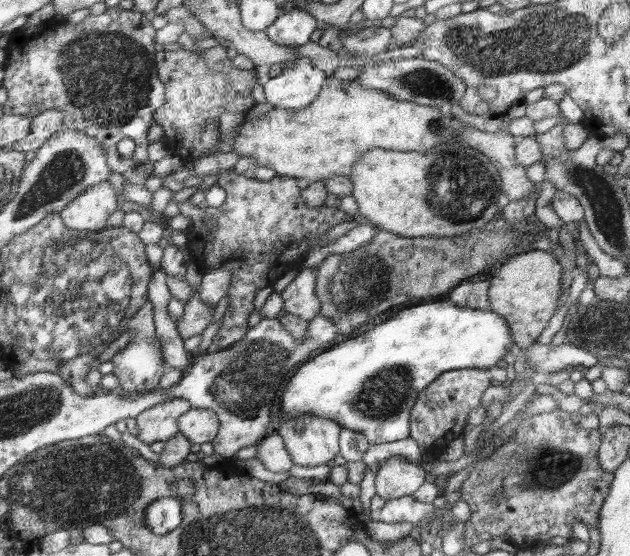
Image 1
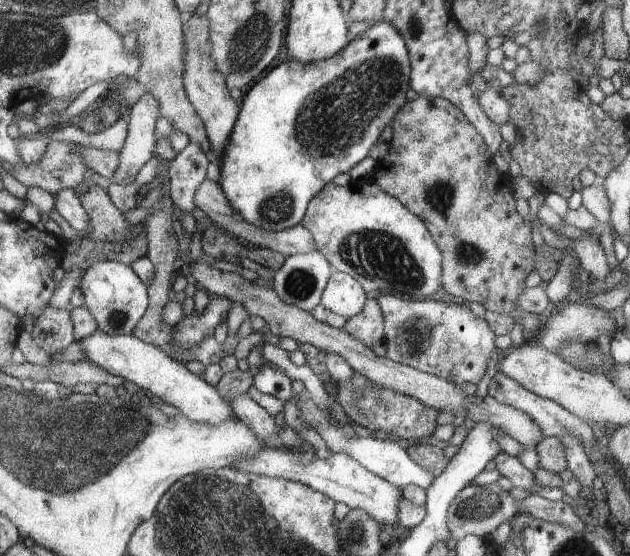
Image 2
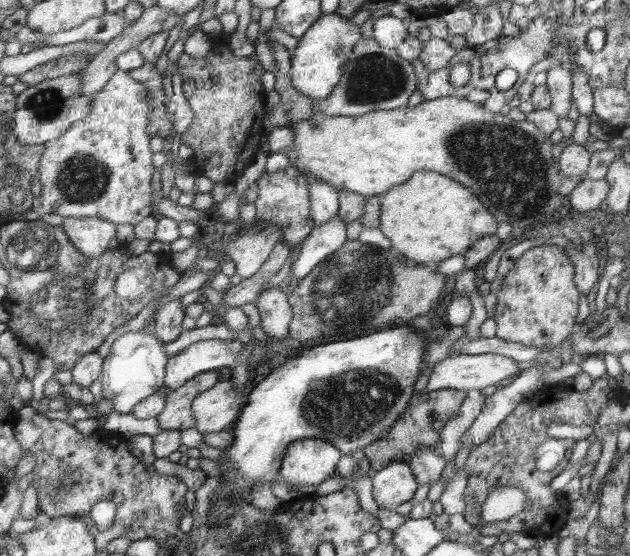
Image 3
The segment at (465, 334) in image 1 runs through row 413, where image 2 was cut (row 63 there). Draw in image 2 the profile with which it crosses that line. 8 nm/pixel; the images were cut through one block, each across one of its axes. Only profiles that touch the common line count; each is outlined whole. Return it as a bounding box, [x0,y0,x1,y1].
[217,20,412,232]

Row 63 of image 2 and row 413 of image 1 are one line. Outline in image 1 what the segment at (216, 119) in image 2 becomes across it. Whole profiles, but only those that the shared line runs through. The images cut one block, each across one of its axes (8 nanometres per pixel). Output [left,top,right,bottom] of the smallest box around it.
[180,409,220,444]

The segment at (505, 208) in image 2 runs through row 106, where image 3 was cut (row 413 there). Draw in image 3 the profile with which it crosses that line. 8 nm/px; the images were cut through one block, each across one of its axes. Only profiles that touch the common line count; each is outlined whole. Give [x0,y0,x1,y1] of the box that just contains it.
[365,391,467,471]

